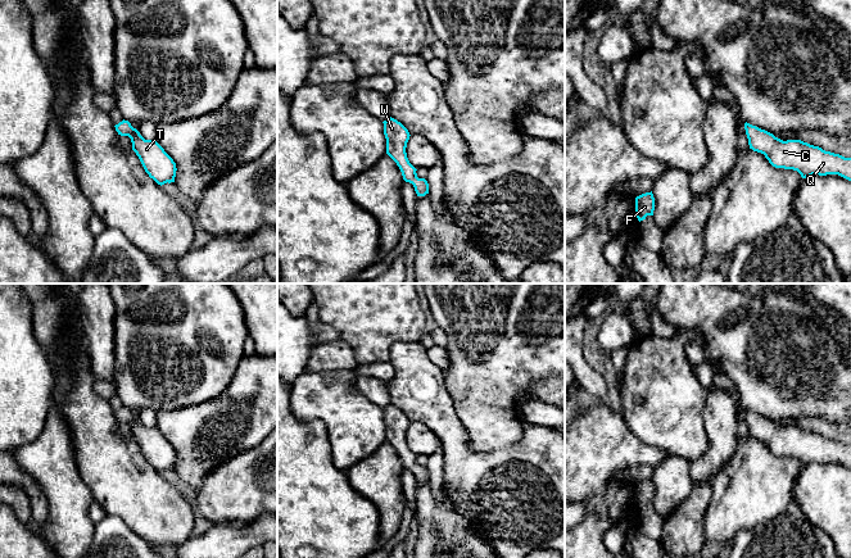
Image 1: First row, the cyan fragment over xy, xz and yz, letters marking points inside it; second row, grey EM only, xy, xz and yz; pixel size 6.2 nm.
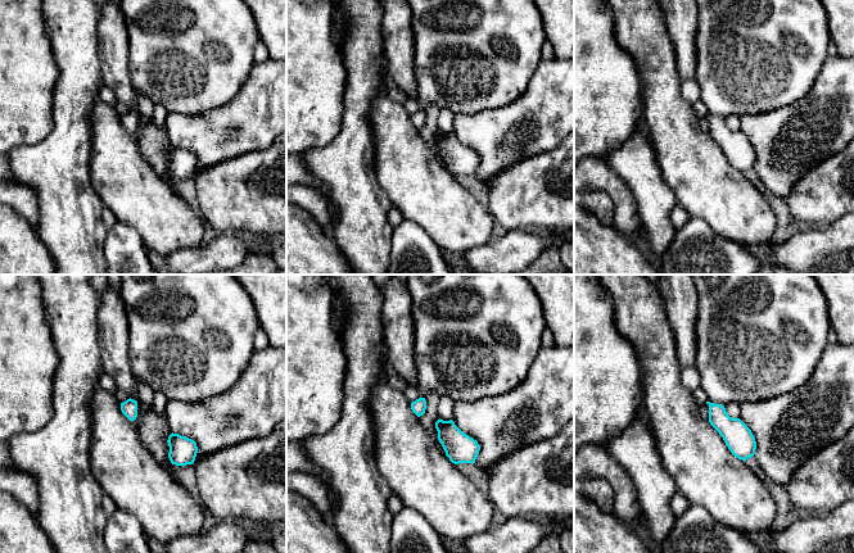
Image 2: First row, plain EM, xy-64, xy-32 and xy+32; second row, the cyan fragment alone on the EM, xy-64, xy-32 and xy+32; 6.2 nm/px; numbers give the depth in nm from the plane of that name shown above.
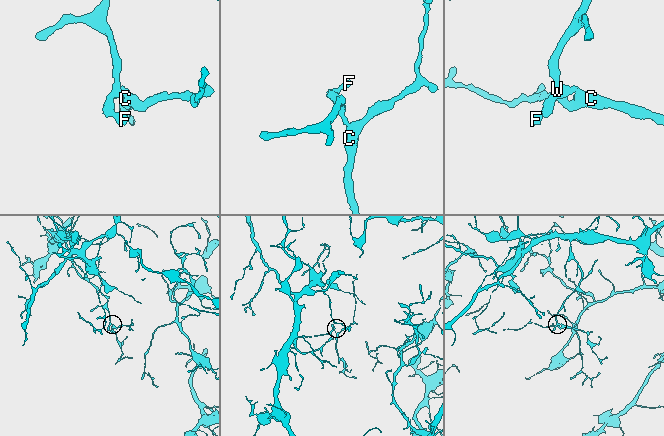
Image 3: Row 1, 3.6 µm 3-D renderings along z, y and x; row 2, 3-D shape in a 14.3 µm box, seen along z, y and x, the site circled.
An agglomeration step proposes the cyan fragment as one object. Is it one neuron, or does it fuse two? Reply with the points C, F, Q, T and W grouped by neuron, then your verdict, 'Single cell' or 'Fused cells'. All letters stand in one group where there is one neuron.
Groups: C F Q T W. Single cell

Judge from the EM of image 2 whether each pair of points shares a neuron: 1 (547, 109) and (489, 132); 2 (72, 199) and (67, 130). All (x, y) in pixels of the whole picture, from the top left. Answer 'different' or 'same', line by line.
1: same
2: same

